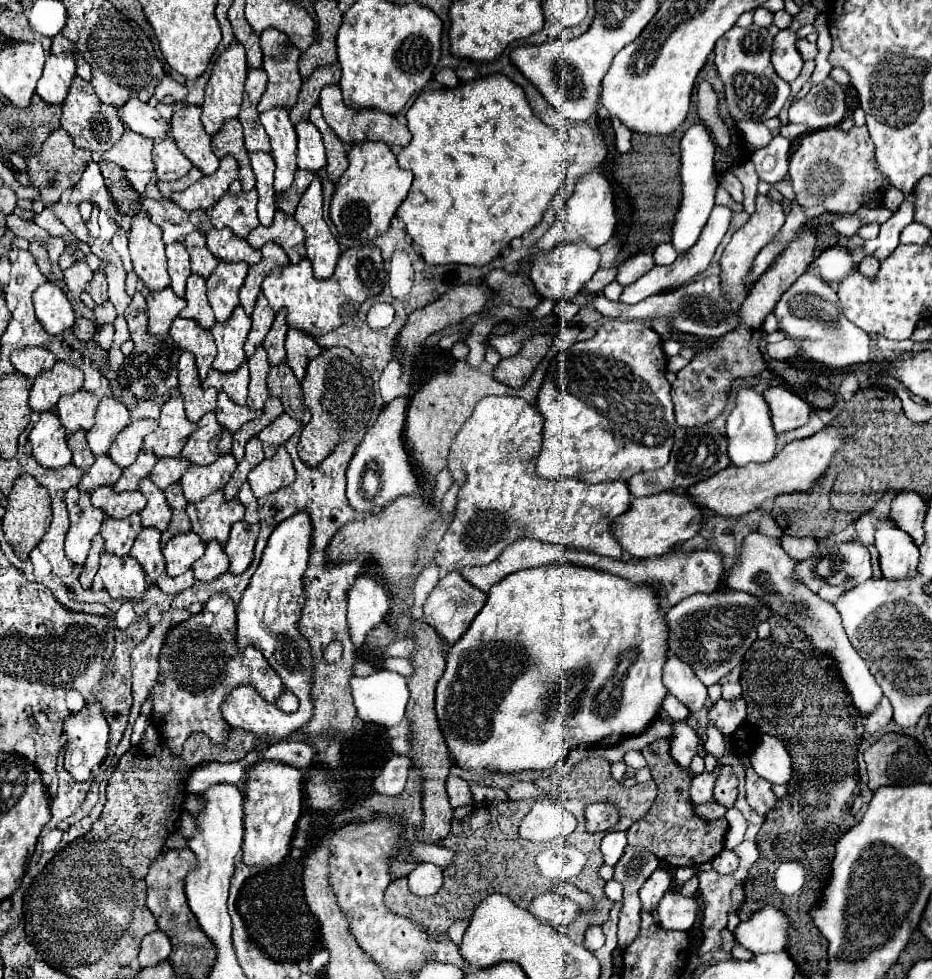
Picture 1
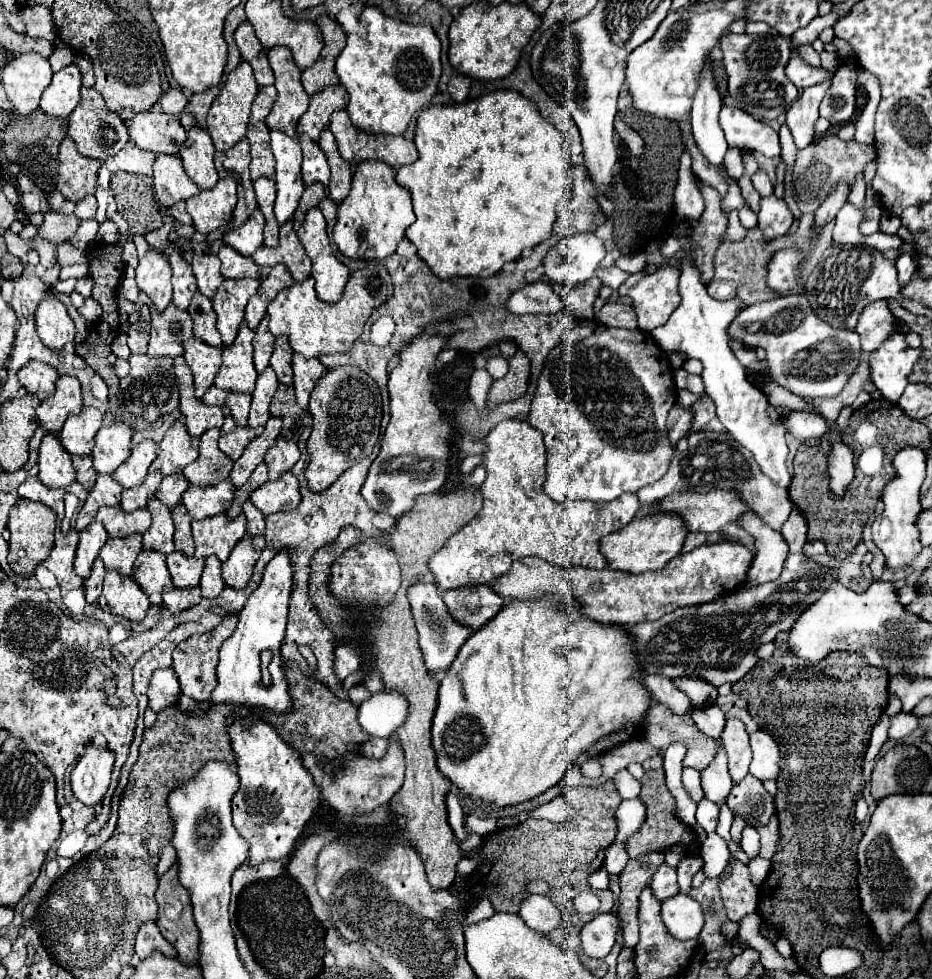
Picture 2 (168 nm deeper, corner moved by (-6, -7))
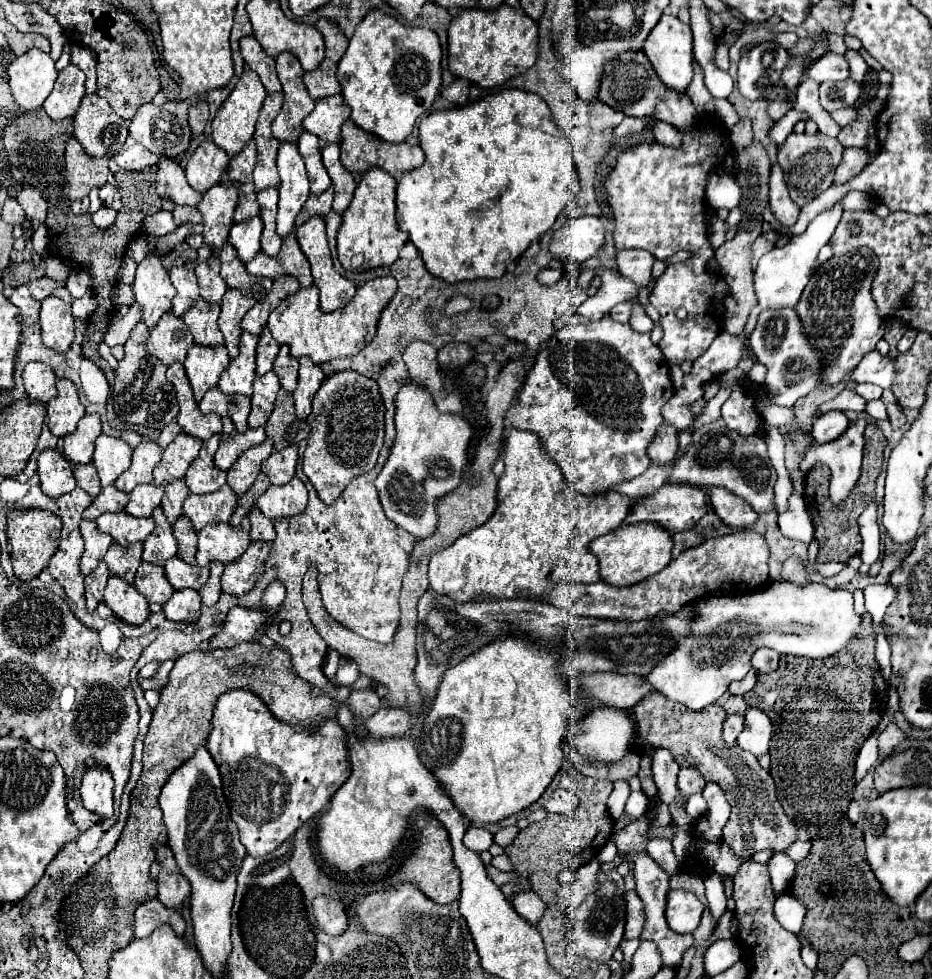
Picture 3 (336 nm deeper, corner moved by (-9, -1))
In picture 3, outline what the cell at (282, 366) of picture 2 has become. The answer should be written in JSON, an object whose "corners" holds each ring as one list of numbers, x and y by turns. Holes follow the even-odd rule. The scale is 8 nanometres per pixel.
{"corners":[[280,346,280,352,274,360,274,372,280,378,282,388,288,394,292,394,294,388,296,388,296,382,298,382,298,360,290,356,286,346]]}

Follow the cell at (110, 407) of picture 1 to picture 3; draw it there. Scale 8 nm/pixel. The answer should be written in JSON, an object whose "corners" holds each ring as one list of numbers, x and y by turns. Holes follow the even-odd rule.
{"corners":[[100,434,94,444,94,458,92,464,98,470,98,476,102,480,102,486,110,486,116,482,116,478,130,468,130,456,132,450,122,438,112,438,106,434]]}

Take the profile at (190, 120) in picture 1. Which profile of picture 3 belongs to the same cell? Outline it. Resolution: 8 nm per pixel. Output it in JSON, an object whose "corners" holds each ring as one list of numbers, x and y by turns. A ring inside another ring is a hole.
{"corners":[[212,140,202,142,186,164,188,184,204,194,208,188,220,182,220,176,226,170,228,162,228,154,222,152]]}

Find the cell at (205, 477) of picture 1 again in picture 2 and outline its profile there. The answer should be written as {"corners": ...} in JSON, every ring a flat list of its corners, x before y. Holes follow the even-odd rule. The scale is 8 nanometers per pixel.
{"corners":[[227,478,217,486,189,486,183,494,183,506,189,510,191,518,207,518,225,512,233,500,235,486]]}

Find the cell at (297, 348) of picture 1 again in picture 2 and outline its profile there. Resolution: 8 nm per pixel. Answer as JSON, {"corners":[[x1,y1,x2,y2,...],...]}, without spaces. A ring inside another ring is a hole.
{"corners":[[293,354,293,386,297,404,307,410,309,394,315,388,315,382,325,374,325,366,319,358,301,358,301,354]]}

